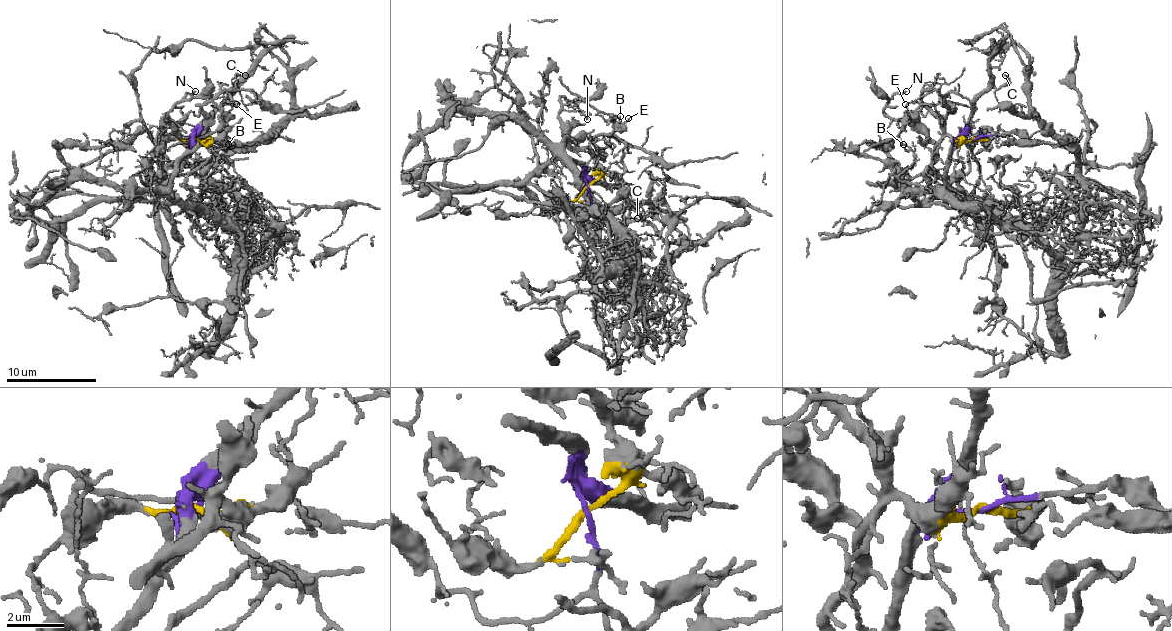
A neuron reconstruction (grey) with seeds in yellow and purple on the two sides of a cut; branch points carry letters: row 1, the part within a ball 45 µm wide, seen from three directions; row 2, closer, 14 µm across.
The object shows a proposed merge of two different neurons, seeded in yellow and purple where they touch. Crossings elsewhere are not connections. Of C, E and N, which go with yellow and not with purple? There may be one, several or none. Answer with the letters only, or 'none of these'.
N

